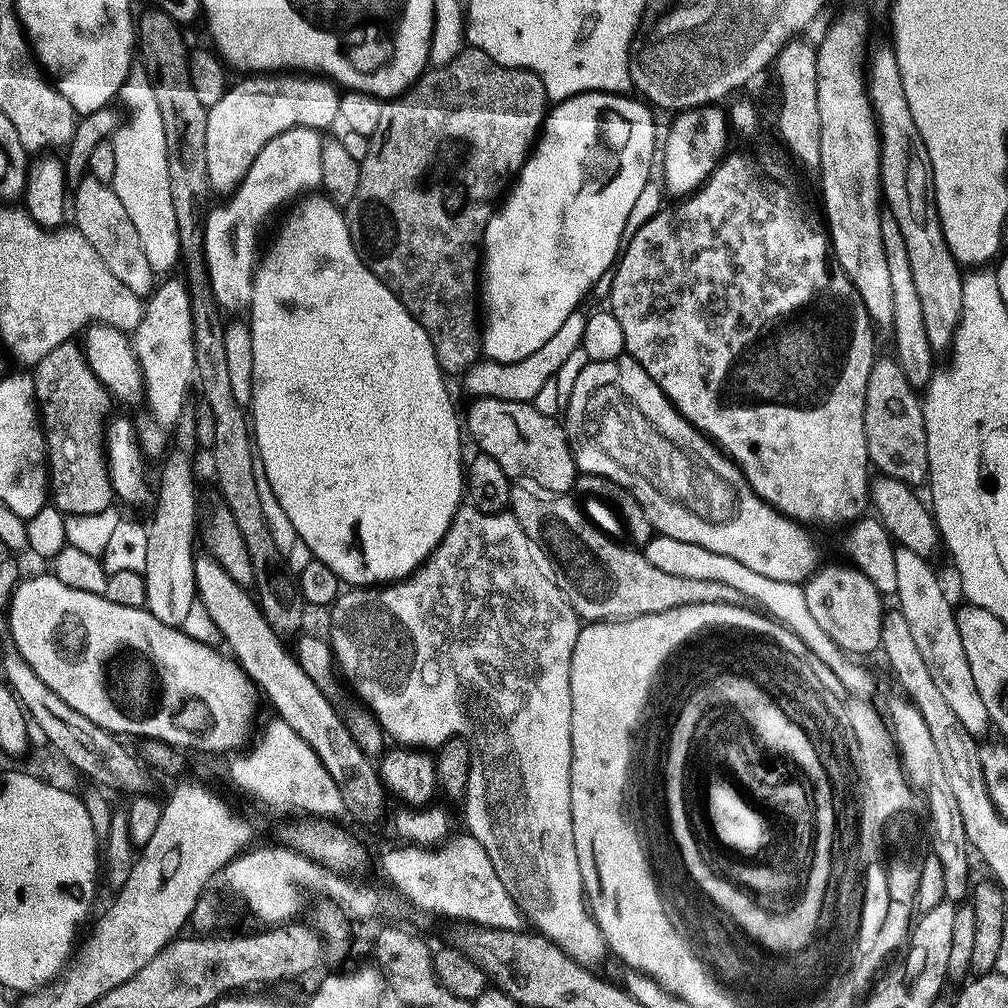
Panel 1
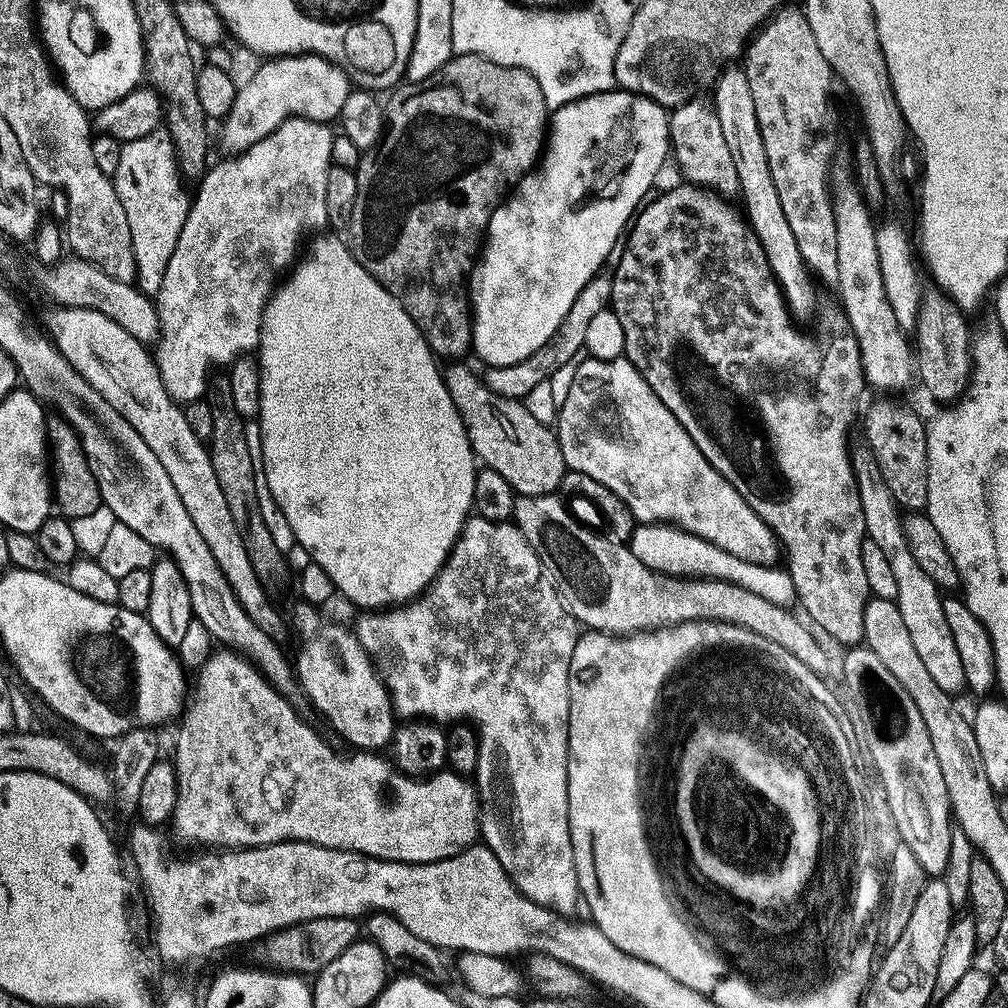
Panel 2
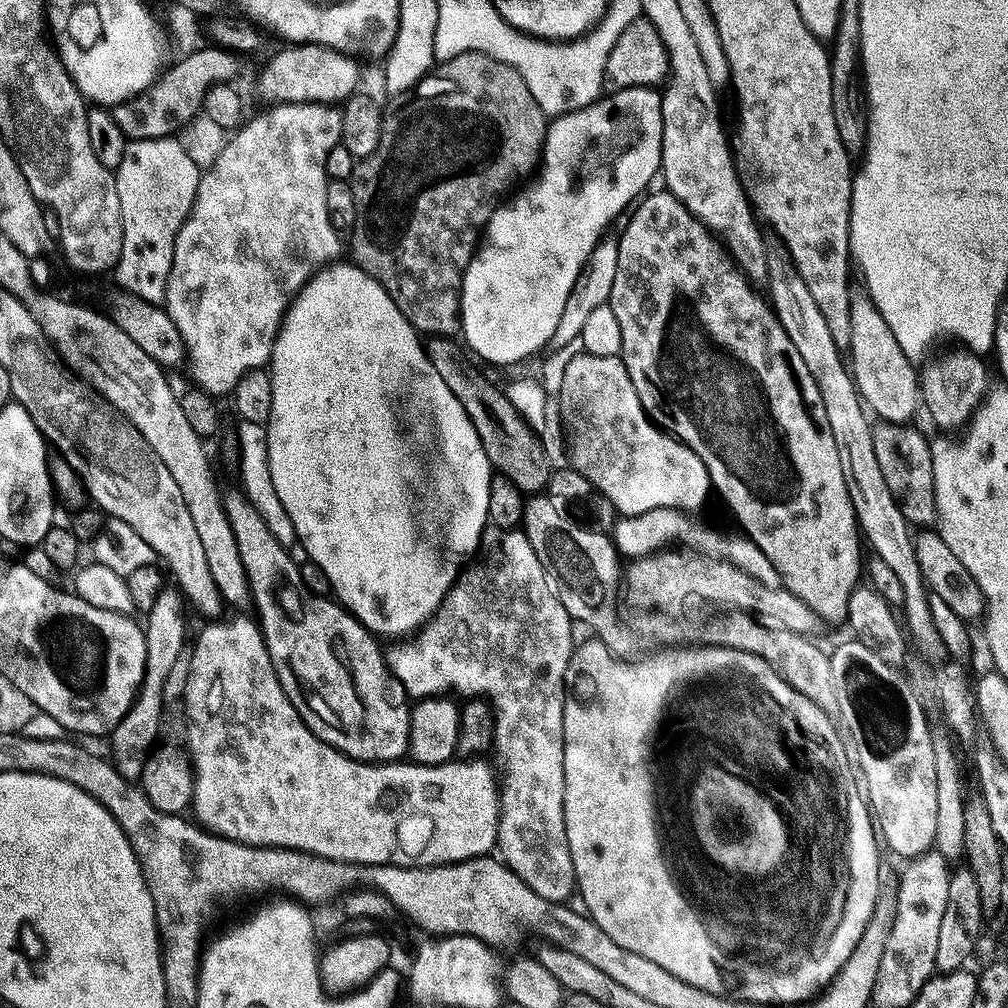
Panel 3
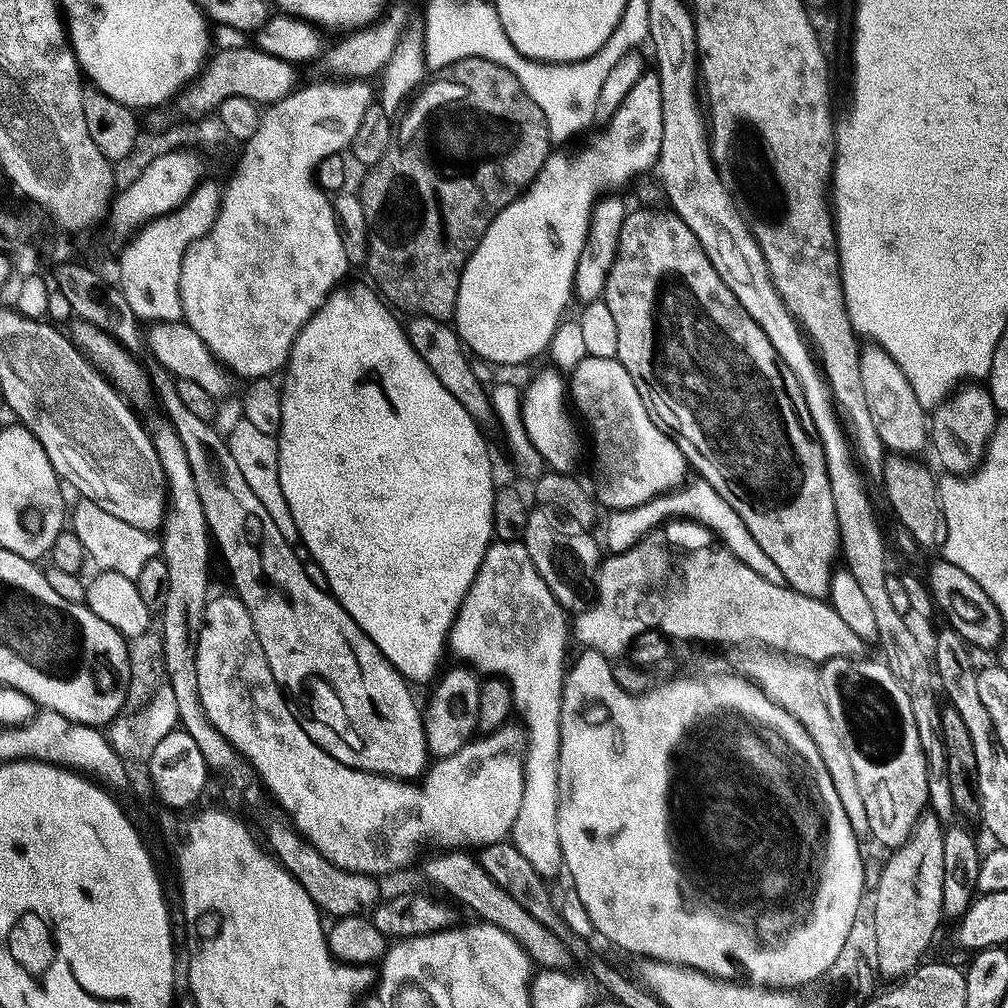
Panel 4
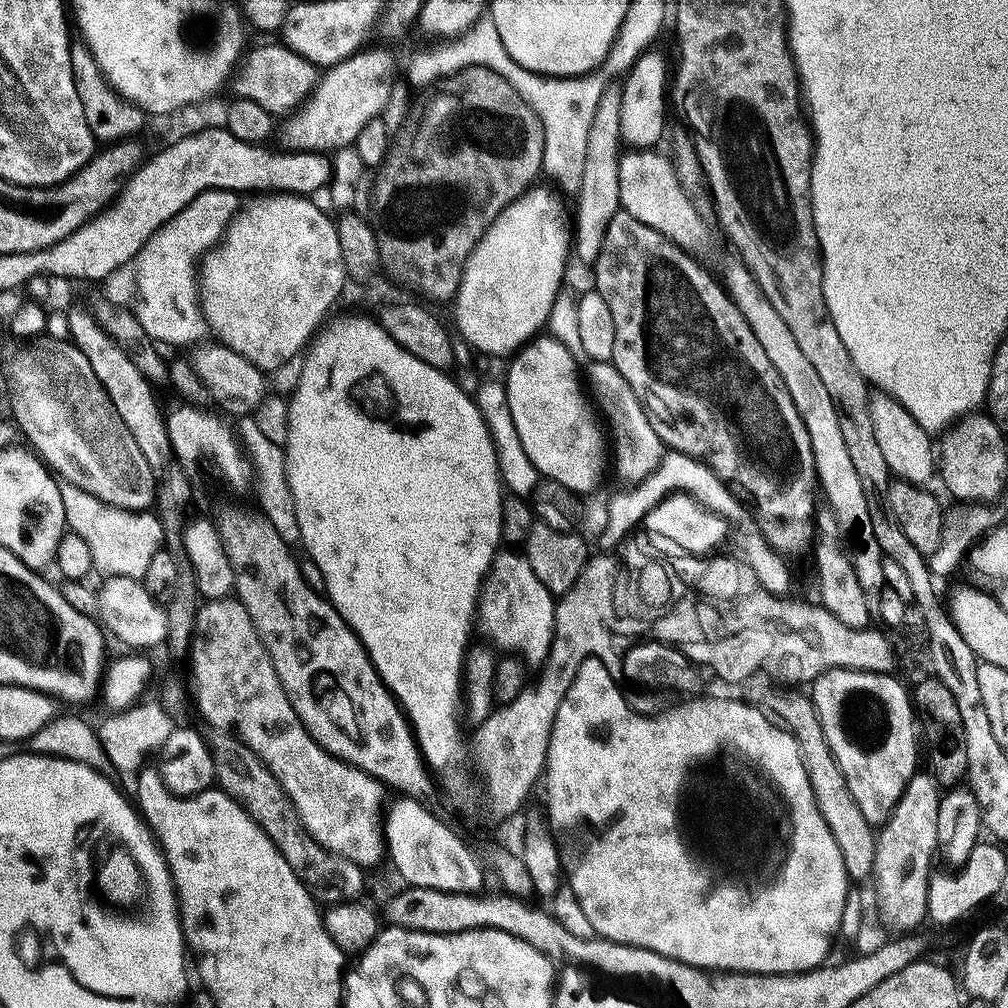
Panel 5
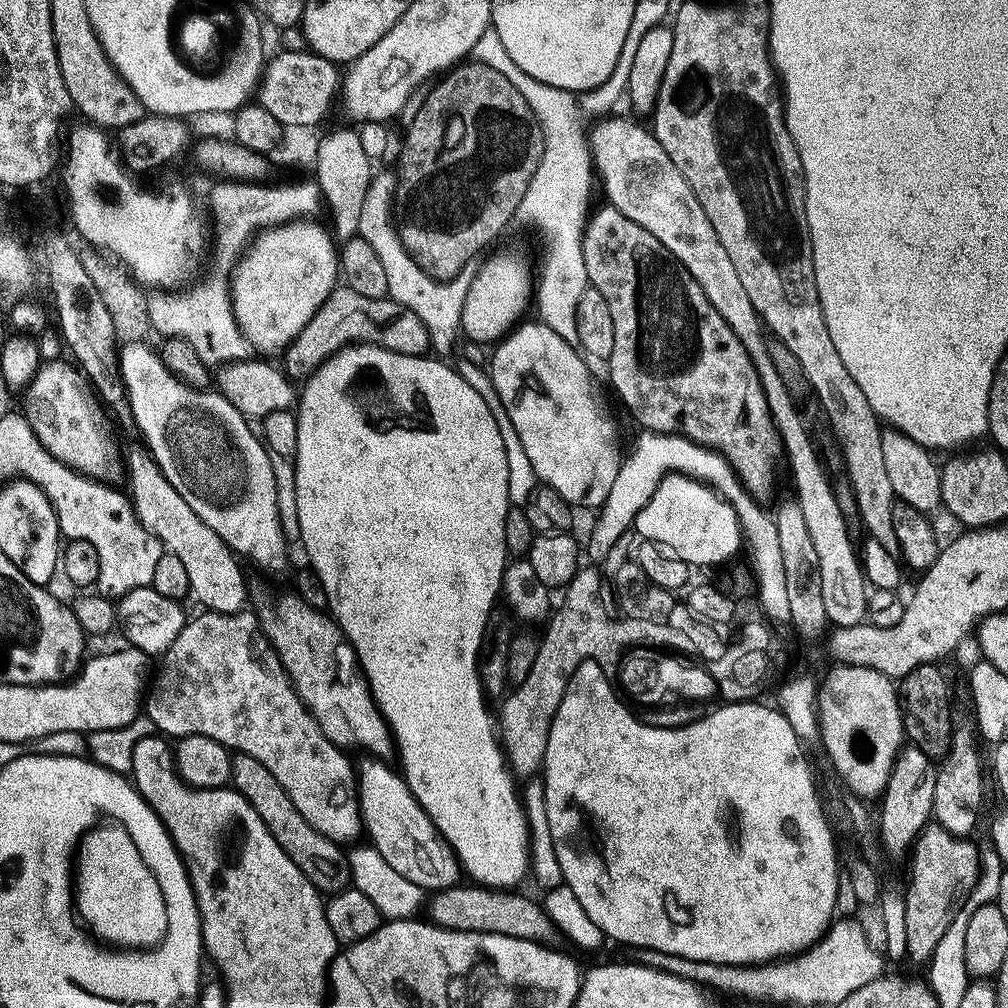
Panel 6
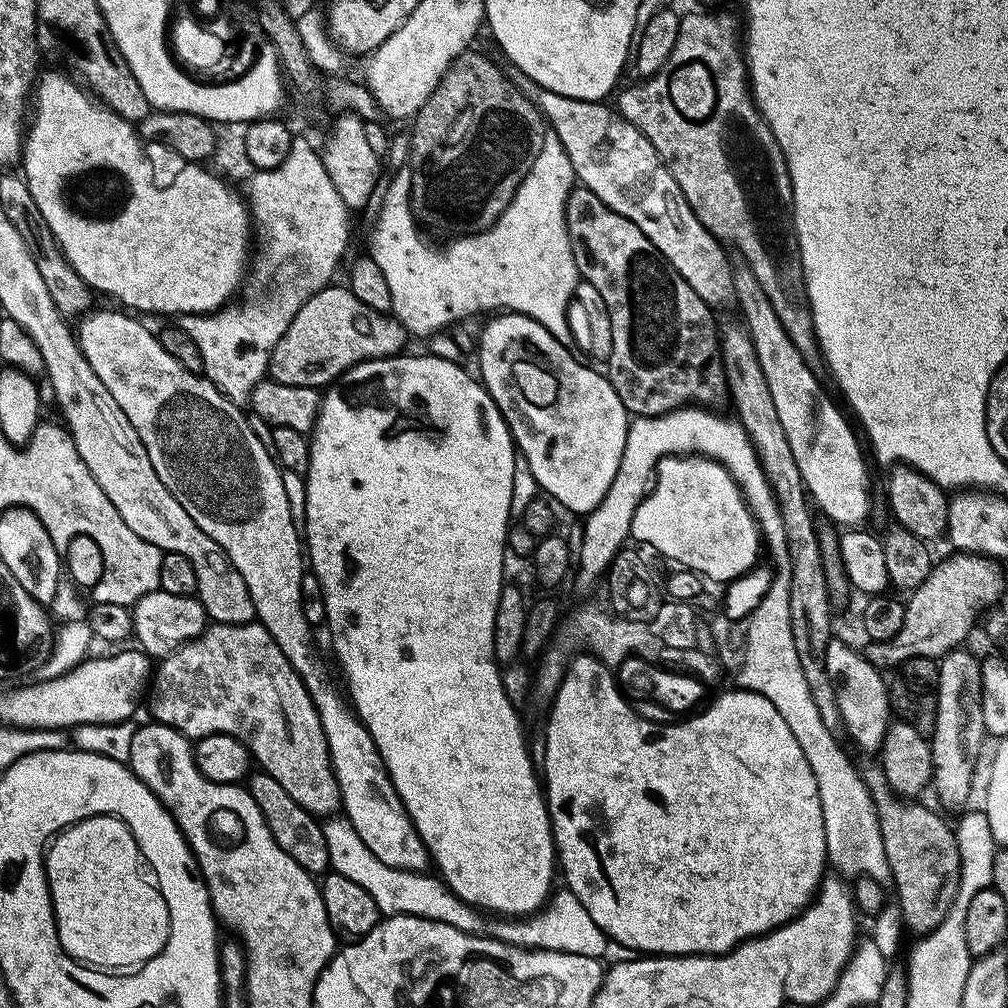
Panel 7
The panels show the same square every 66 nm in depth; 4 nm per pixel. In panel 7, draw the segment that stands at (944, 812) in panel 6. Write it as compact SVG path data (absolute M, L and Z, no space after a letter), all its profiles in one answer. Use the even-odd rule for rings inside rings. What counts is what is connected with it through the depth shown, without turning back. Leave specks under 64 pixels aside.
M959 648L939 663L938 722L932 735L932 790L948 810L963 811L972 796L976 768L986 744L980 740L980 708L983 706L982 663Z

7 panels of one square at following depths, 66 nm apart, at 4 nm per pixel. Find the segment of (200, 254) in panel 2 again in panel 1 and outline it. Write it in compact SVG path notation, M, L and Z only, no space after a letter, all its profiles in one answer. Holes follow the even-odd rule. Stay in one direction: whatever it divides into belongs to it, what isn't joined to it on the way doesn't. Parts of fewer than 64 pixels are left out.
M295 128L274 138L274 142L258 154L239 188L227 197L228 204L209 211L204 222L204 261L208 265L214 298L225 313L236 312L243 304L244 307L251 305L258 257L262 252L260 231L267 226L268 220L321 187L325 143L321 133L309 128ZM168 278L168 280L159 285L156 291L152 293L150 299L147 301L144 310L144 320L137 326L134 333L134 345L136 349L137 360L141 366L141 373L144 375L144 395L146 397L146 405L152 411L152 416L158 423L168 426L168 428L175 427L175 424L180 421L181 416L185 415L186 408L184 406L188 402L188 395L194 392L194 381L196 380L196 346L194 342L194 322L192 321L192 294L189 285L183 279L172 280L176 278Z

